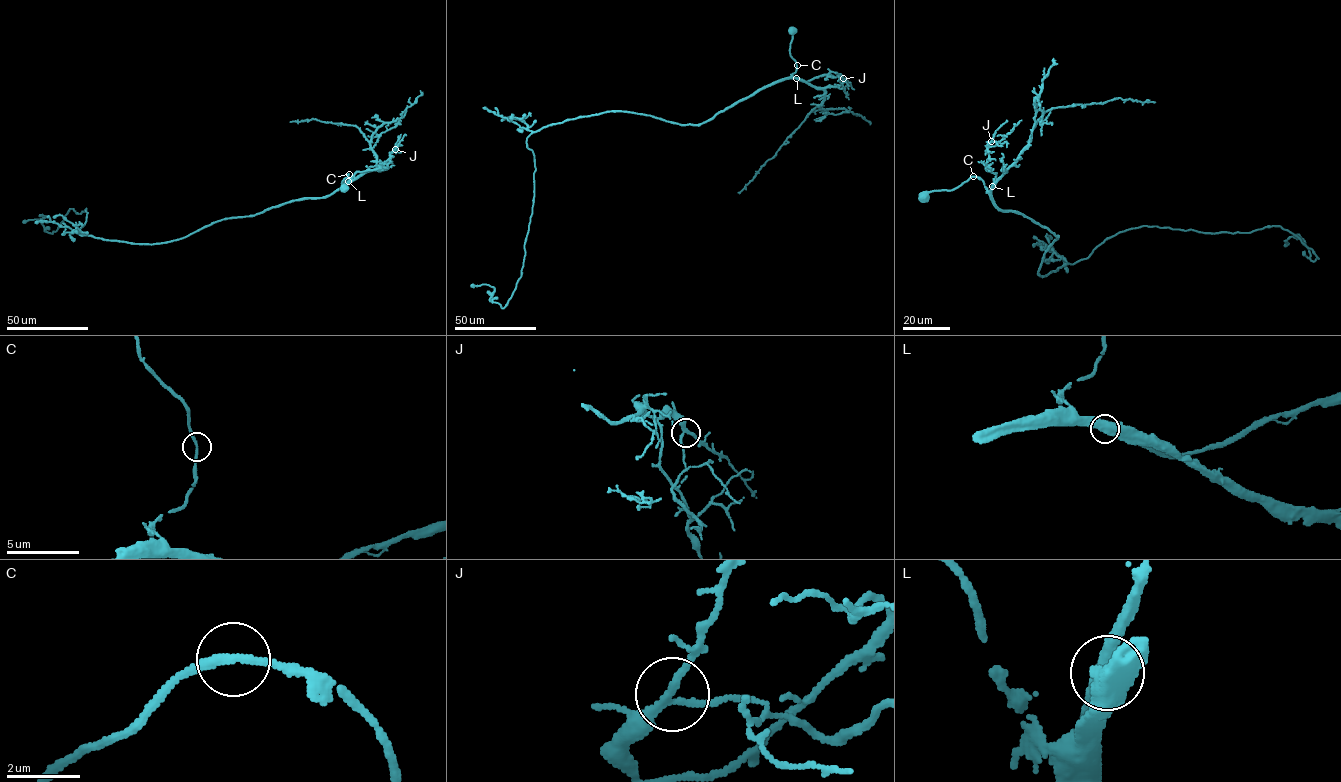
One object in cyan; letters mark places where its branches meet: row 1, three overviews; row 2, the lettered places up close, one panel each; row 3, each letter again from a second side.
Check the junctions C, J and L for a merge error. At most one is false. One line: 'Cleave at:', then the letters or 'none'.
Cleave at: none

